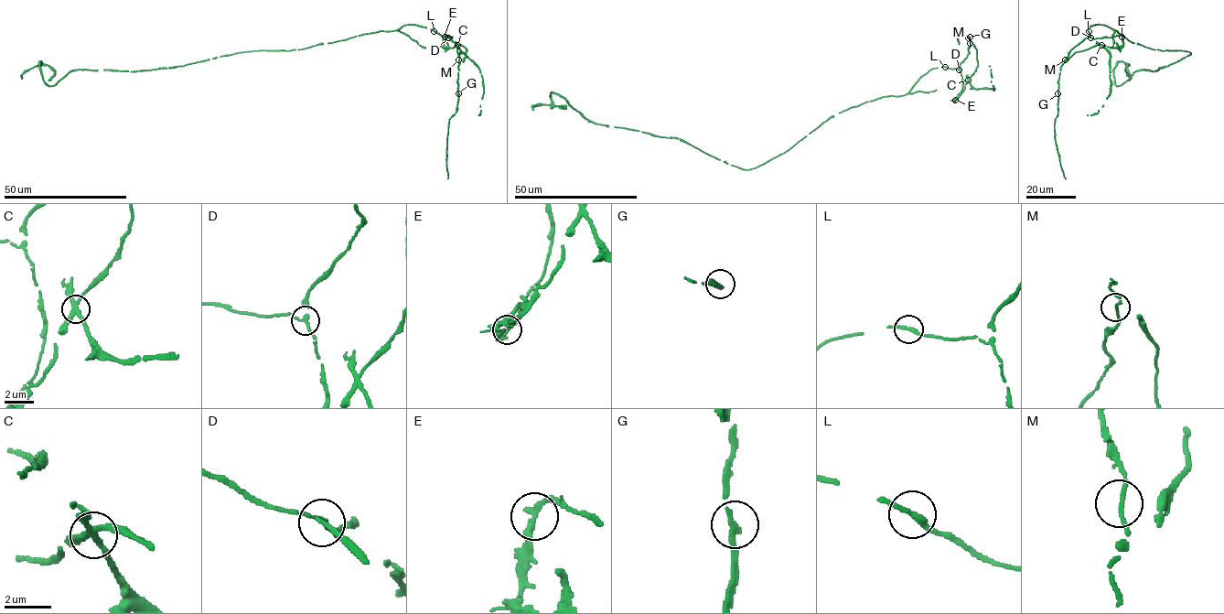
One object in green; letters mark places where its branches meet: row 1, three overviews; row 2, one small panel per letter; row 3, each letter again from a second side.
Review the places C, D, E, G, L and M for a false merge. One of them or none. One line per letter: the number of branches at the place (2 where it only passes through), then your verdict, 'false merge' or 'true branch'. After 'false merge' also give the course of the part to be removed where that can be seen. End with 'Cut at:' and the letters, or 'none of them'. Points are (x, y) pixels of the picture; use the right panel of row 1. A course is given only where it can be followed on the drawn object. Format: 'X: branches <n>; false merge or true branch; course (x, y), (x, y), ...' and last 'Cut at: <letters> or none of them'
C: branches 4; false merge; course (1101, 45), (1110, 53), (1111, 94), (1098, 113), (1087, 115)
D: branches 3; true branch
E: branches 2; true branch
G: branches 2; true branch
L: branches 2; true branch
M: branches 2; true branch
Cut at: C

